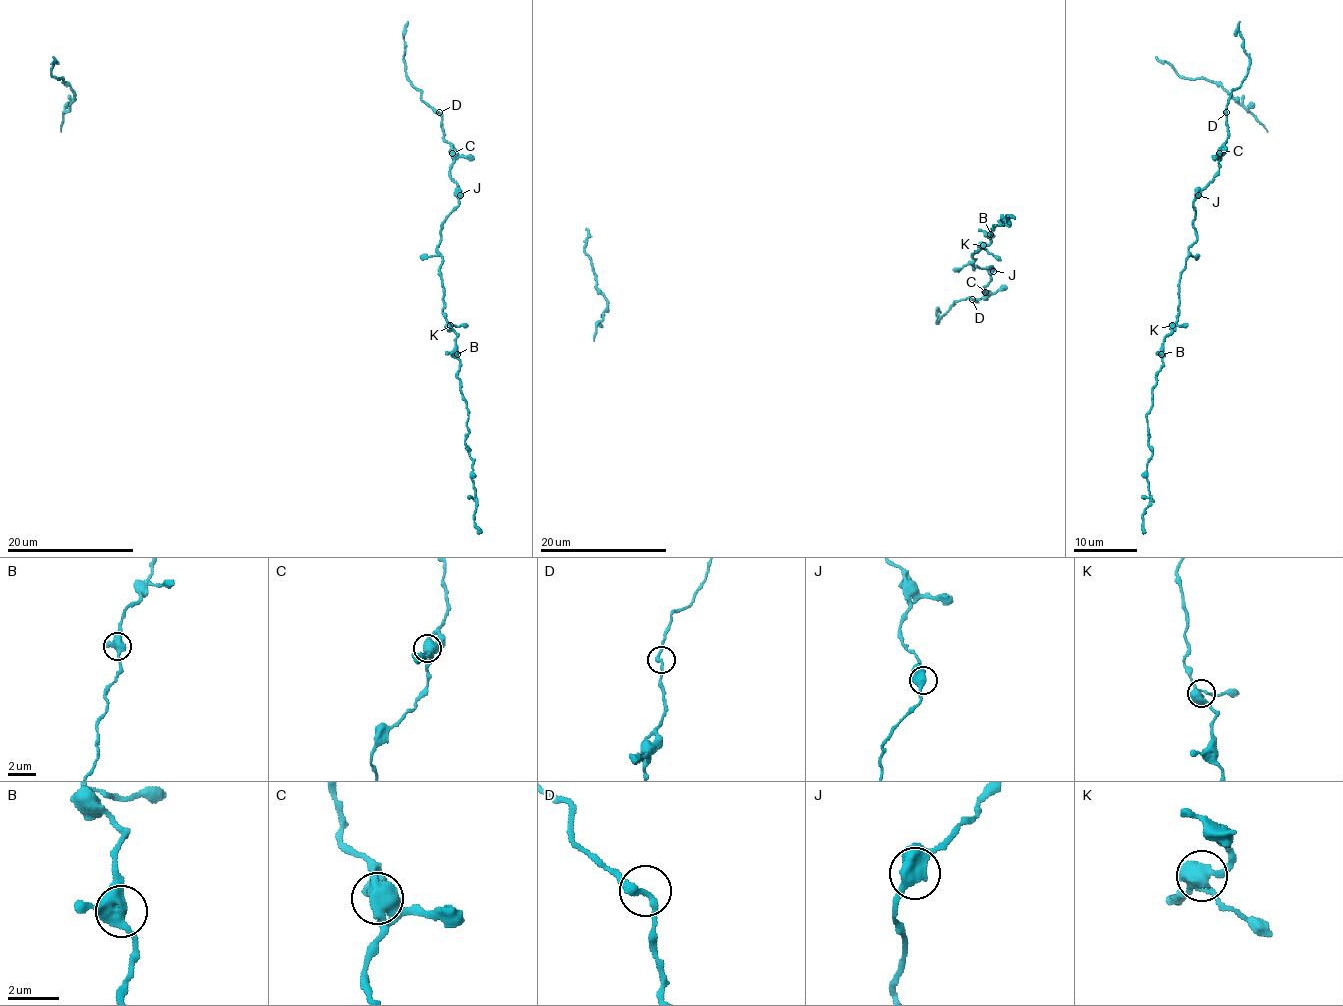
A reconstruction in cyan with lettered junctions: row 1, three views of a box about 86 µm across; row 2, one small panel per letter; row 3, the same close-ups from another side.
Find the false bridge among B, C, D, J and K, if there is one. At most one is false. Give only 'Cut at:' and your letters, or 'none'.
Cut at: none

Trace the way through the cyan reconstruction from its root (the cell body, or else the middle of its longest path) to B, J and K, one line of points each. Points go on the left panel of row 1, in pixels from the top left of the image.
B: (439, 113), (458, 199), (438, 247), (442, 314), (457, 333), (457, 354)
J: (439, 113), (442, 137), (450, 145), (454, 156), (450, 177), (457, 184), (460, 195)
K: (439, 113), (442, 137), (454, 156), (450, 177), (458, 199), (442, 223), (438, 247), (442, 314), (450, 325)

